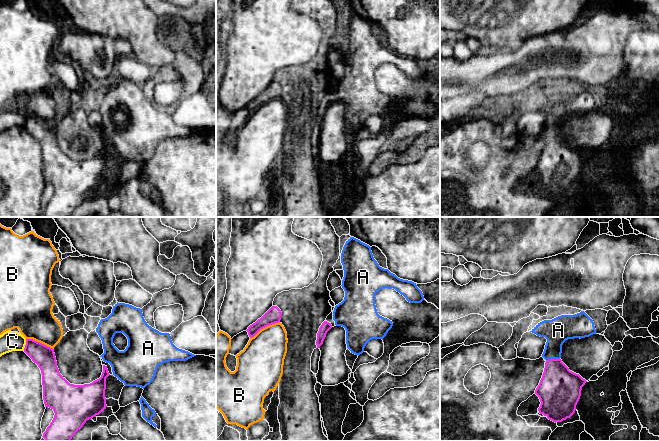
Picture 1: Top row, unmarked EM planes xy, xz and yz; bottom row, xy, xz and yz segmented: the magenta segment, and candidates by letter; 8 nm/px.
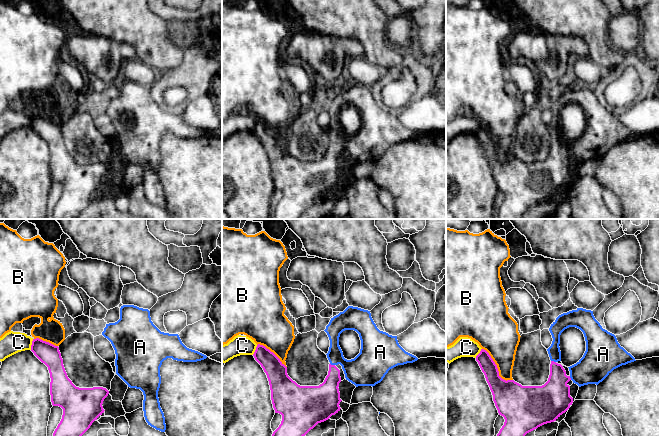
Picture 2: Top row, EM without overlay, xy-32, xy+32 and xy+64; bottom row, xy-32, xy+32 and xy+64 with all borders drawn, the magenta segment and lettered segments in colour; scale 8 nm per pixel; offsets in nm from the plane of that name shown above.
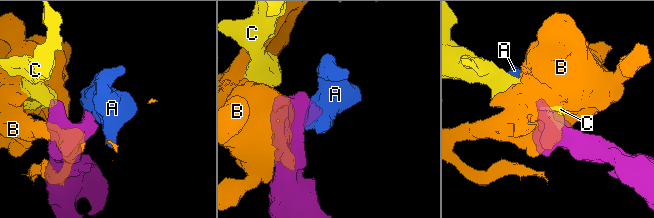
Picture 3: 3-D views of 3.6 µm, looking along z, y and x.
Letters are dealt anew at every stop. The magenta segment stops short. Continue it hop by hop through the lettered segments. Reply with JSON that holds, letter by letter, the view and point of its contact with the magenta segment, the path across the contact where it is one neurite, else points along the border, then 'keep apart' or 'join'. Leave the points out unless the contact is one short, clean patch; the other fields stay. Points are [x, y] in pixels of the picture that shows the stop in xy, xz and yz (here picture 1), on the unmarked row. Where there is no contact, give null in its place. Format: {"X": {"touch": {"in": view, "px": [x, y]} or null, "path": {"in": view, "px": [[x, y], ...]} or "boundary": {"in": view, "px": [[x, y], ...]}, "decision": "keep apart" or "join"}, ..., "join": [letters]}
{"A": {"touch": {"in": "yz", "px": [552, 135]}, "path": {"in": "yz", "px": [[559, 165], [552, 135], [553, 121], [558, 106]]}, "decision": "join"}, "B": {"touch": {"in": "xz", "px": [264, 103]}, "decision": "keep apart"}, "C": {"touch": {"in": "xy", "px": [26, 120]}, "boundary": {"in": "xy", "px": [[26, 115], [23, 125]]}, "decision": "keep apart"}, "join": ["A"]}

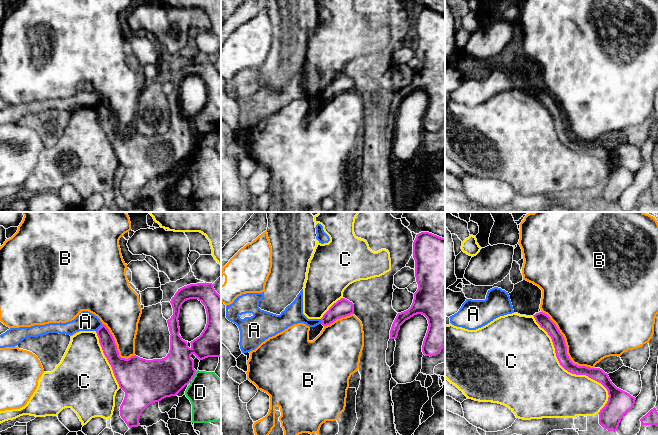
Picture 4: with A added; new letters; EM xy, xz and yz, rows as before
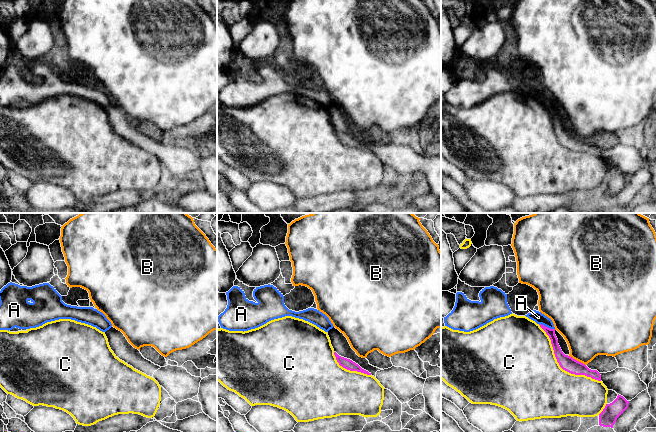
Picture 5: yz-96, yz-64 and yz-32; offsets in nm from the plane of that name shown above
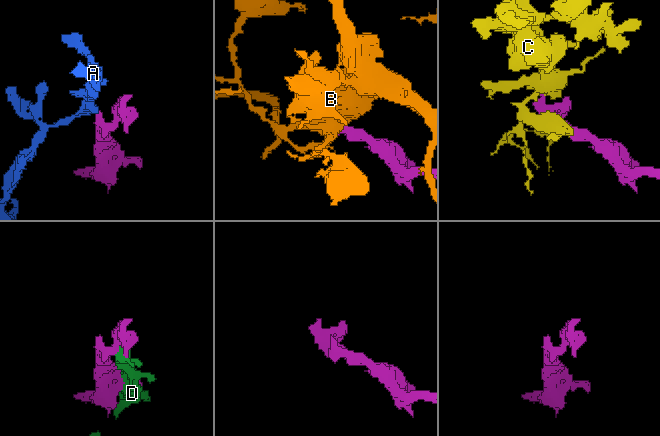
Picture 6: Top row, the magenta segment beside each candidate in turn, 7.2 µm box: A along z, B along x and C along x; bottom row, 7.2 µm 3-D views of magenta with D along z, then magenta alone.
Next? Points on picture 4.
{"A": {"touch": {"in": "xy", "px": [99, 104]}, "boundary": {"in": "xy", "px": [[102, 100], [96, 107]]}, "decision": "keep apart"}, "B": {"touch": {"in": "yz", "px": [566, 122]}, "decision": "keep apart"}, "C": {"touch": {"in": "yz", "px": [571, 148]}, "decision": "keep apart"}, "D": {"touch": {"in": "xy", "px": [194, 151]}, "decision": "keep apart"}, "join": []}

